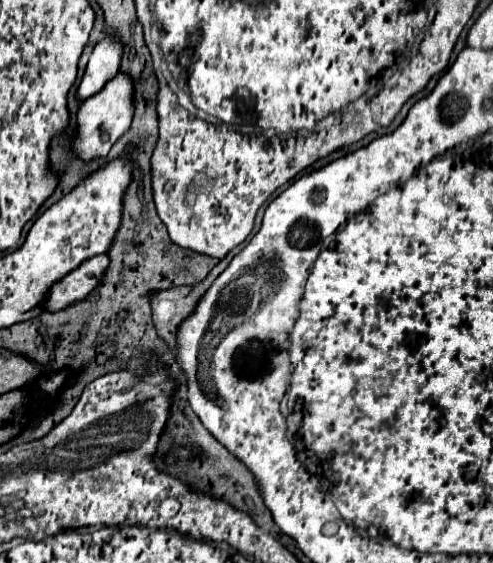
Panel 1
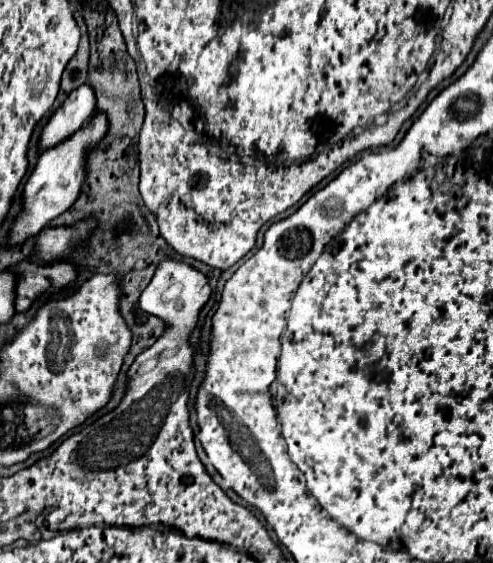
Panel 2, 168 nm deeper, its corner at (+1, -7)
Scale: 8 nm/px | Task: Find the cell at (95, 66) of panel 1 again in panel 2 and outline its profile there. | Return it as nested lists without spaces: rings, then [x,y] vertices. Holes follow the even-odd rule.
[[[88,84],[76,88],[66,102],[52,114],[40,136],[40,150],[52,148],[74,134],[94,114],[94,92]]]

